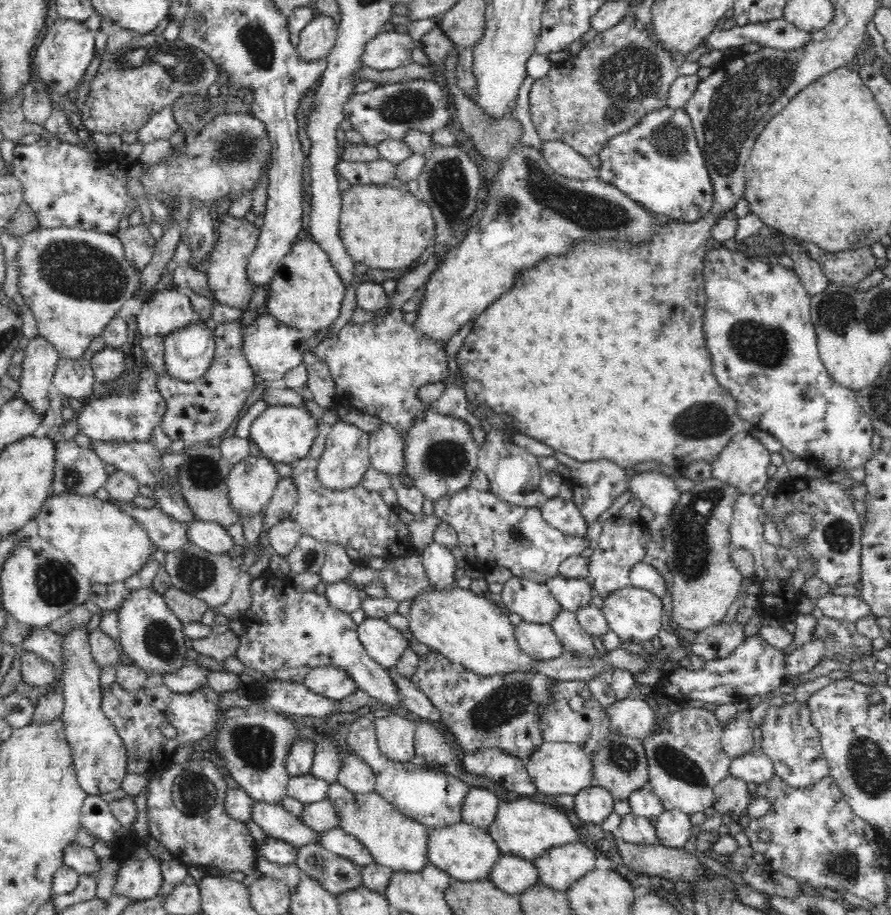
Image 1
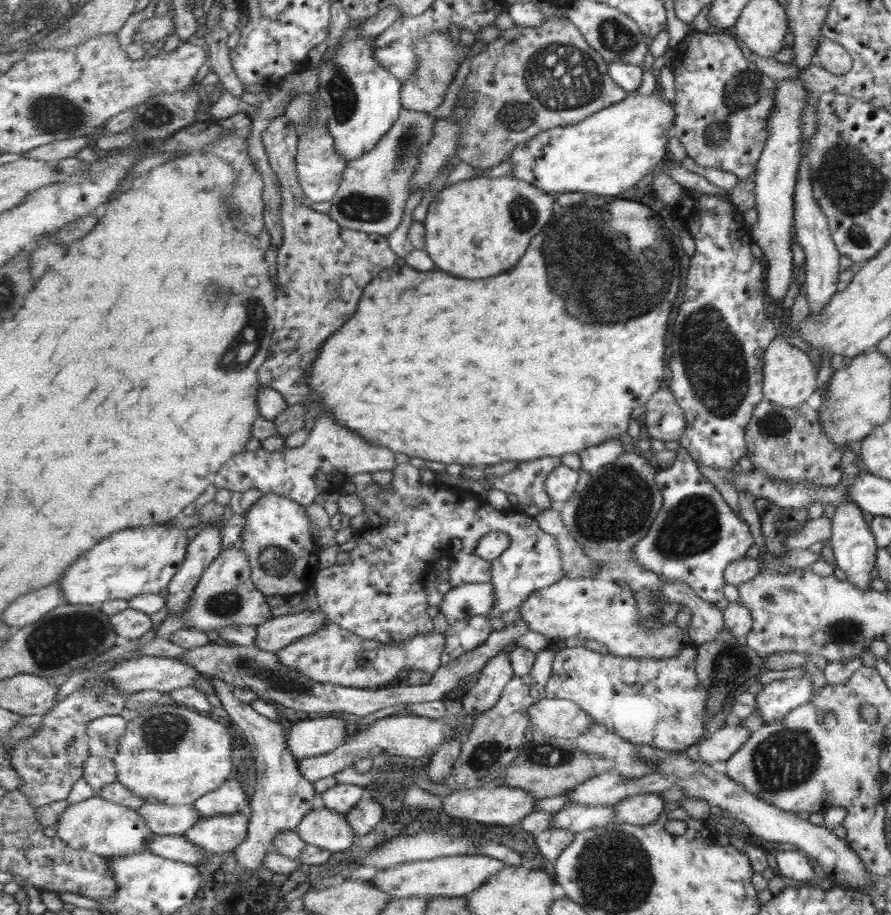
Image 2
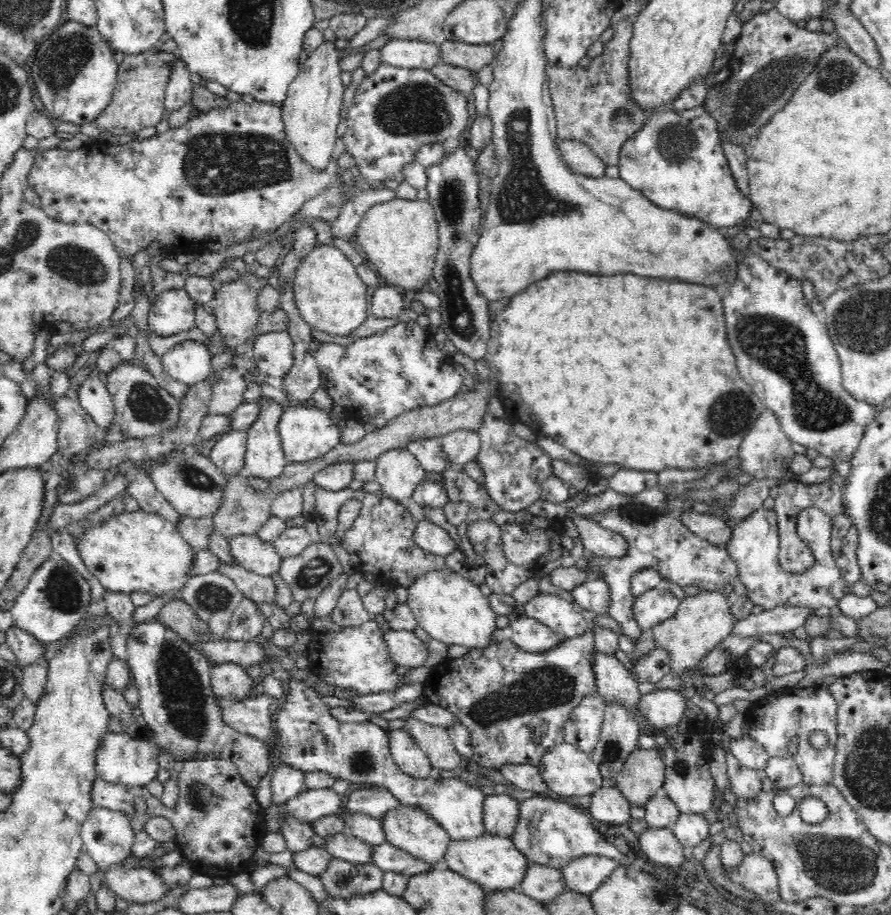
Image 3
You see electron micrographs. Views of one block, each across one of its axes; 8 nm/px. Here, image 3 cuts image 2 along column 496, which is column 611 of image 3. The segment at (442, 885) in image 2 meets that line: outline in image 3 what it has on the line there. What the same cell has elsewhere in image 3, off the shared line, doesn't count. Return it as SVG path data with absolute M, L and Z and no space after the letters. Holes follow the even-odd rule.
M589 856L569 862L561 871L570 891L590 895L594 890L598 890L620 865L620 862L613 858Z

